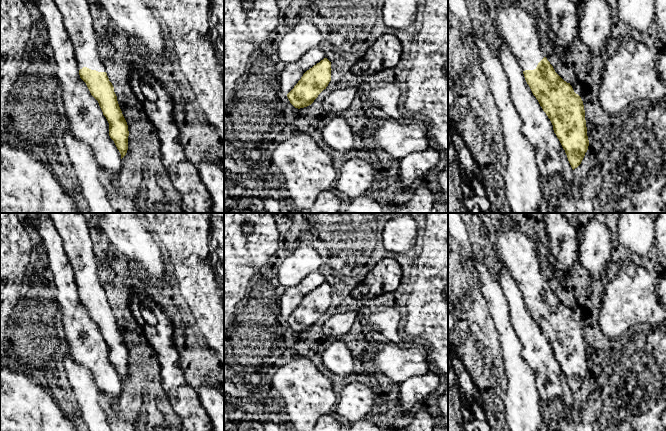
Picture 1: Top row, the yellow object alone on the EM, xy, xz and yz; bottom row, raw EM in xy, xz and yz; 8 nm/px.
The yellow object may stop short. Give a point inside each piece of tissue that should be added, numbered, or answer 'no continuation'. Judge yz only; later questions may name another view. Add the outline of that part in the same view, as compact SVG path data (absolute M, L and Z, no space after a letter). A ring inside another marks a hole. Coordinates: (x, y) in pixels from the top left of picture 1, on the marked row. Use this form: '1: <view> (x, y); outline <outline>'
1: yz (518, 26); outline M499 0L496 10L500 30L513 55L518 59L522 70L536 69L538 63L545 55L541 49L541 41L534 15L523 9L518 0Z

